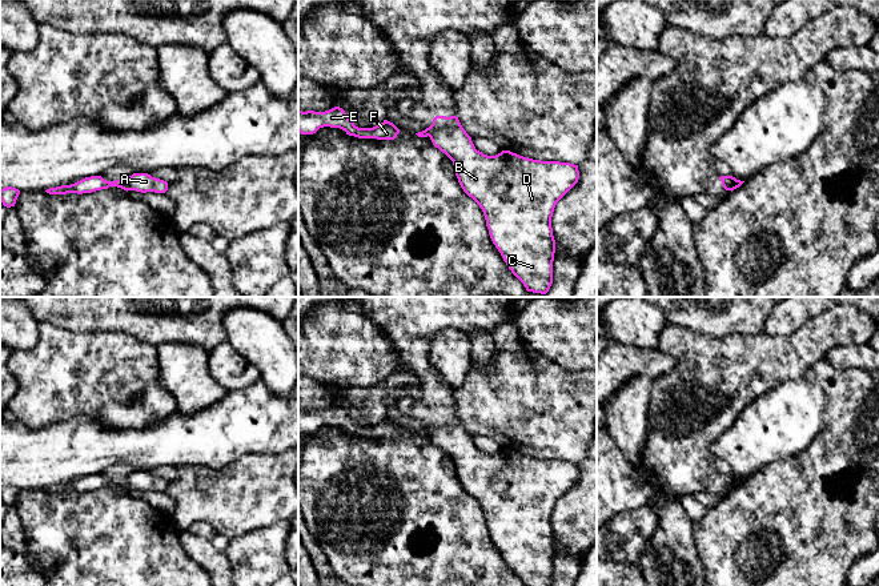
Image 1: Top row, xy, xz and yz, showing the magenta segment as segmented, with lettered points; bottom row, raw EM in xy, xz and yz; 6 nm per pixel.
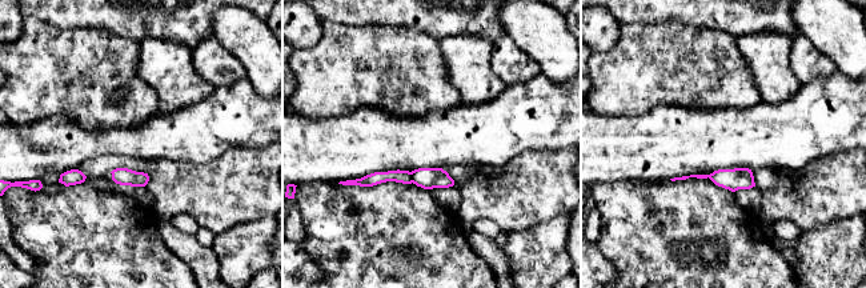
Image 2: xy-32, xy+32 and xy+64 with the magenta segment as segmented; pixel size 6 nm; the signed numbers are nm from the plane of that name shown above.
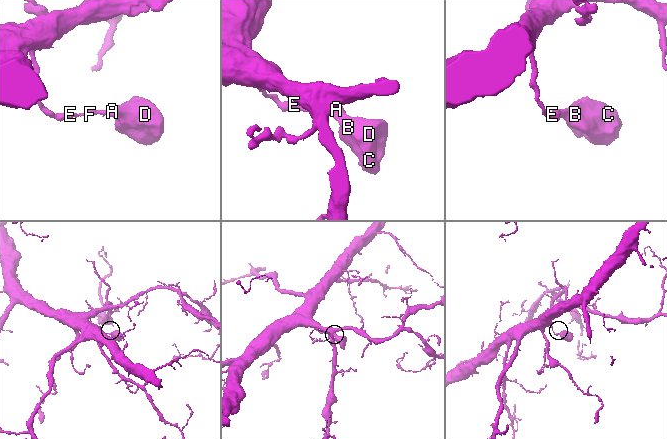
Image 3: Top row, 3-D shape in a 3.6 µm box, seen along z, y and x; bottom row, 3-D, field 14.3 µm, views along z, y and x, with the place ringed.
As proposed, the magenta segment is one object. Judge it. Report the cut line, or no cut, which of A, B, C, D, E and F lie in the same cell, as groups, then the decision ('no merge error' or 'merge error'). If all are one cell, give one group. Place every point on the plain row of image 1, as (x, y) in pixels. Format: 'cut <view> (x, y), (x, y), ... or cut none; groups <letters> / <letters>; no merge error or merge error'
cut xy (125, 478), (129, 488); groups A B C D / E F; merge error

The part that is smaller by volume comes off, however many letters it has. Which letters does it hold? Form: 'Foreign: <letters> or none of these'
Foreign: A, B, C, D

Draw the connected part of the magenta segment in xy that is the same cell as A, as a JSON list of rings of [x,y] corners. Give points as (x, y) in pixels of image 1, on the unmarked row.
[[[133,471],[128,475],[129,489],[136,489],[141,491],[154,490],[165,491],[168,489],[168,481],[156,475],[152,475],[148,471]]]

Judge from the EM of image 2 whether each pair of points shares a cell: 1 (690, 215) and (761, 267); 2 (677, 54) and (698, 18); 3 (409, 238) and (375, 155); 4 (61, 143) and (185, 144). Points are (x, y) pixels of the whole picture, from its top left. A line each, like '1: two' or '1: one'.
1: one
2: two
3: two
4: one

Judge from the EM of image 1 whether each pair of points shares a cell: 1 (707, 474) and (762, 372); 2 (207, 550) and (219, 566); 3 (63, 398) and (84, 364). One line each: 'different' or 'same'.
1: same
2: same
3: same

